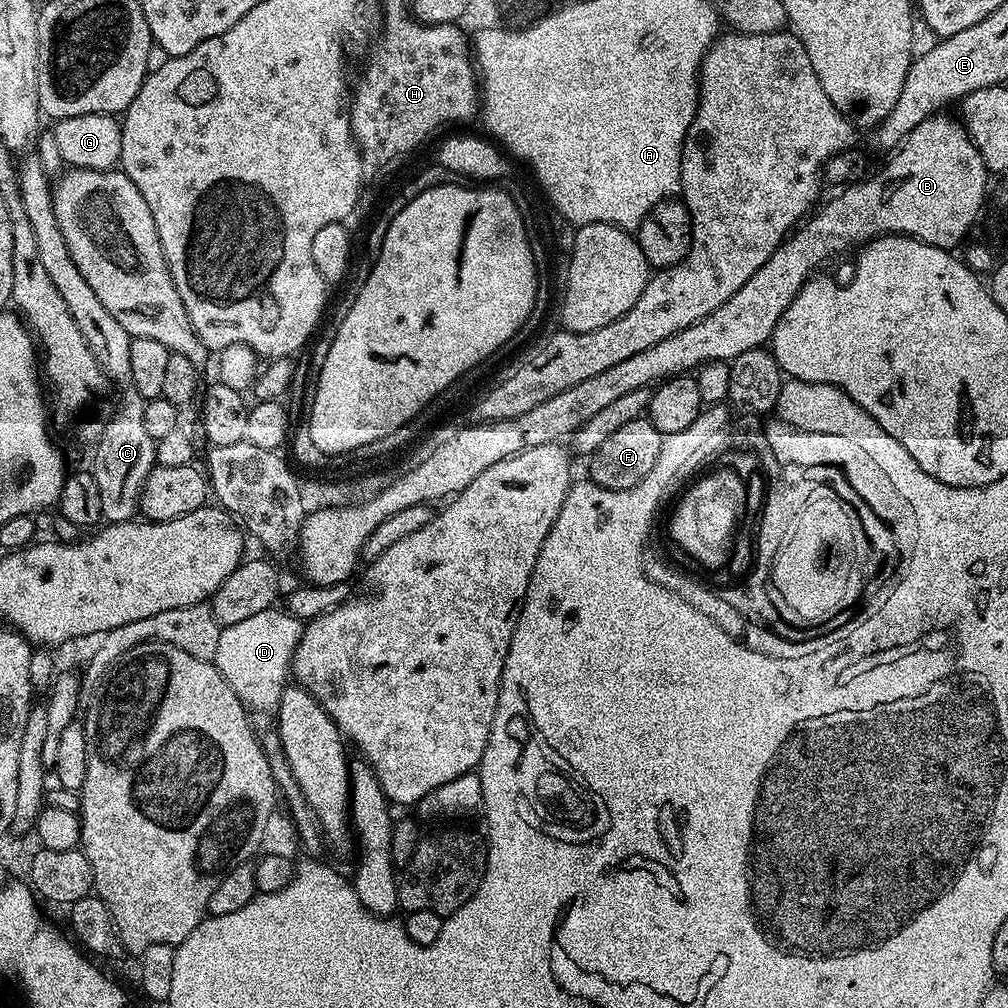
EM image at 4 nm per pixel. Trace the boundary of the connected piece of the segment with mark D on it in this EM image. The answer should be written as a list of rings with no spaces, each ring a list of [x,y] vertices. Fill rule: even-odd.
[[[267,608],[245,621],[220,629],[213,664],[226,678],[227,685],[234,690],[245,709],[252,712],[256,710],[270,714],[279,708],[291,675],[293,654],[303,632],[303,621],[278,609]]]

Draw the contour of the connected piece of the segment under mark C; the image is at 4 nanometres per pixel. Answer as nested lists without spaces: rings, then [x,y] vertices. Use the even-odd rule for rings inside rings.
[[[31,158],[19,165],[20,193],[22,206],[26,206],[26,218],[30,218],[30,226],[34,226],[34,238],[42,262],[54,286],[66,302],[78,330],[82,330],[82,338],[86,338],[86,346],[94,354],[100,369],[108,375],[113,385],[120,387],[120,397],[116,400],[116,413],[107,417],[104,430],[95,441],[96,457],[92,460],[90,471],[94,482],[98,482],[98,495],[102,497],[102,517],[114,524],[123,524],[137,515],[142,503],[144,485],[148,475],[157,467],[156,443],[146,431],[142,422],[142,414],[146,401],[138,390],[134,390],[130,378],[130,342],[131,334],[120,323],[114,322],[114,314],[98,302],[98,294],[90,290],[90,282],[82,278],[82,270],[74,266],[74,258],[68,256],[66,238],[58,230],[57,219],[54,218],[50,173],[42,166],[39,158]],[[49,180],[49,184],[48,184]]]

